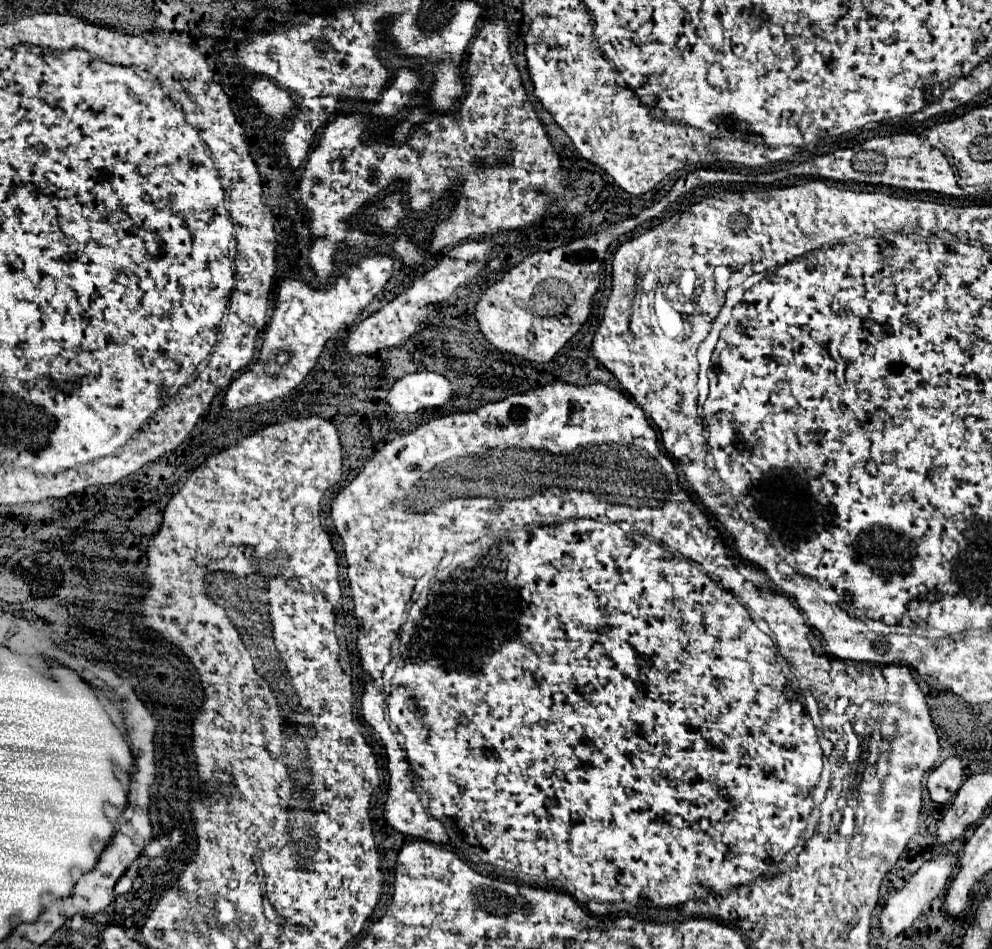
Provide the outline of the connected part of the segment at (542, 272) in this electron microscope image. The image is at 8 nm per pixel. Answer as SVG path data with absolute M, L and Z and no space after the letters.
M626 222L614 224L602 232L578 238L550 252L536 252L528 256L526 260L522 260L518 266L514 266L510 272L506 272L504 278L496 282L492 288L488 288L476 304L476 320L478 320L480 332L490 342L490 346L500 352L522 356L528 362L538 362L538 364L550 362L558 354L558 350L562 350L564 344L590 318L592 301L598 290L598 280L600 280L600 264L606 256L608 246L624 232L628 232Z

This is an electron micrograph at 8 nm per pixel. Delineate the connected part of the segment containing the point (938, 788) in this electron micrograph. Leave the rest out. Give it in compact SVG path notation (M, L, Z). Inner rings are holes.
M952 756L952 758L944 760L936 770L930 772L930 776L926 780L926 788L930 792L932 802L944 806L956 796L958 788L964 784L964 780L966 780L966 768L960 758Z

